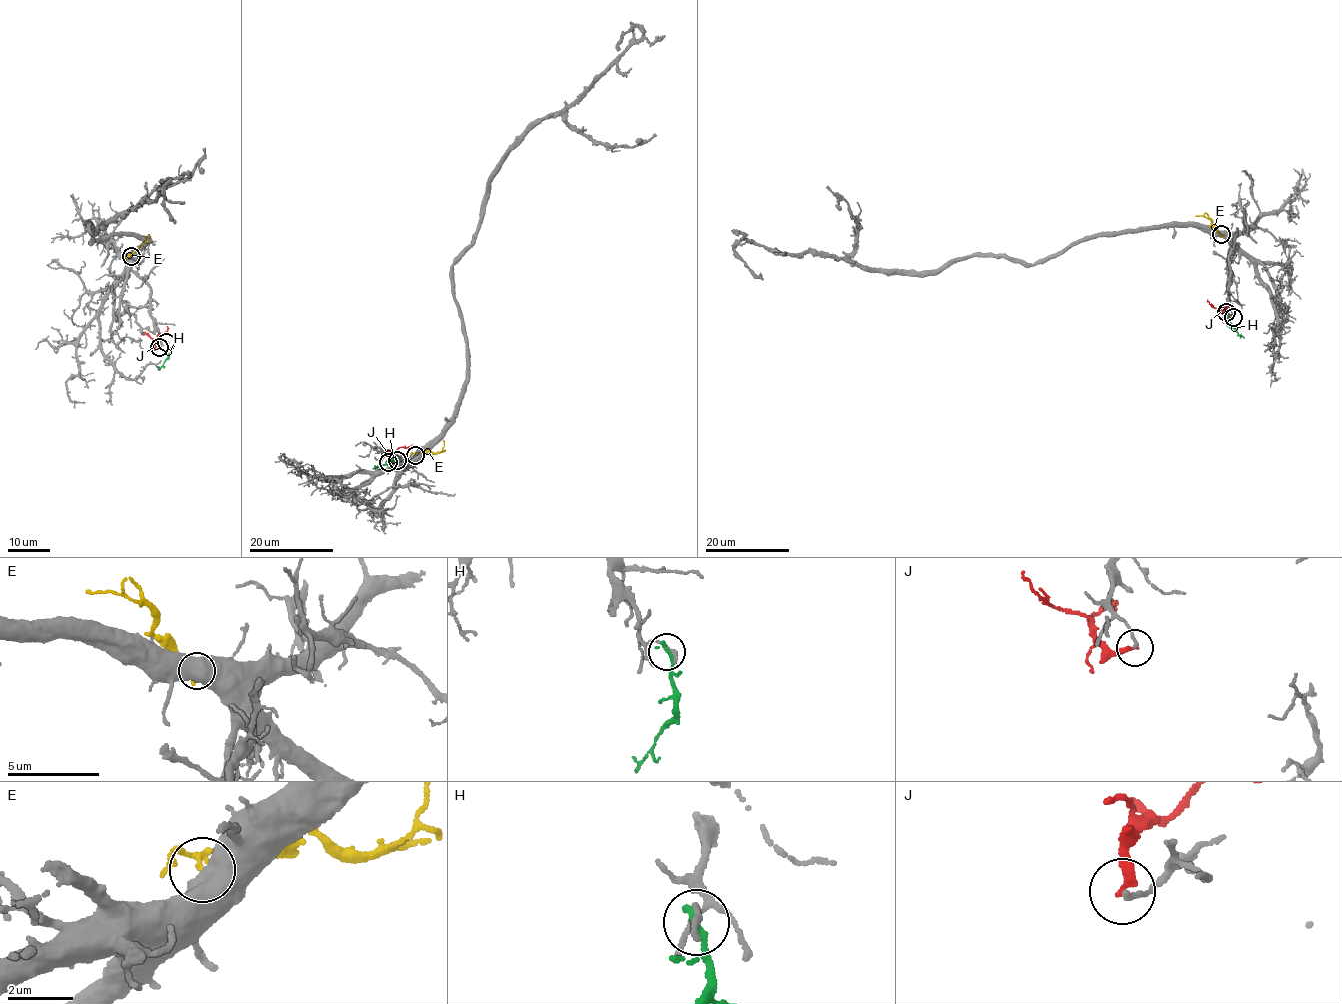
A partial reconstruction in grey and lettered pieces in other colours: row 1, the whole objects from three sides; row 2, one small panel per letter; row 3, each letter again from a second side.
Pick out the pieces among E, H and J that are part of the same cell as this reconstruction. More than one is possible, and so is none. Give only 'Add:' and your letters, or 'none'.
Add: none

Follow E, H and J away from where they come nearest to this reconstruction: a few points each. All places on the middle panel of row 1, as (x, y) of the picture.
E: (415, 455), (439, 452), (443, 440)
H: (397, 460), (372, 468)
J: (388, 462), (388, 457), (399, 447), (412, 444)

